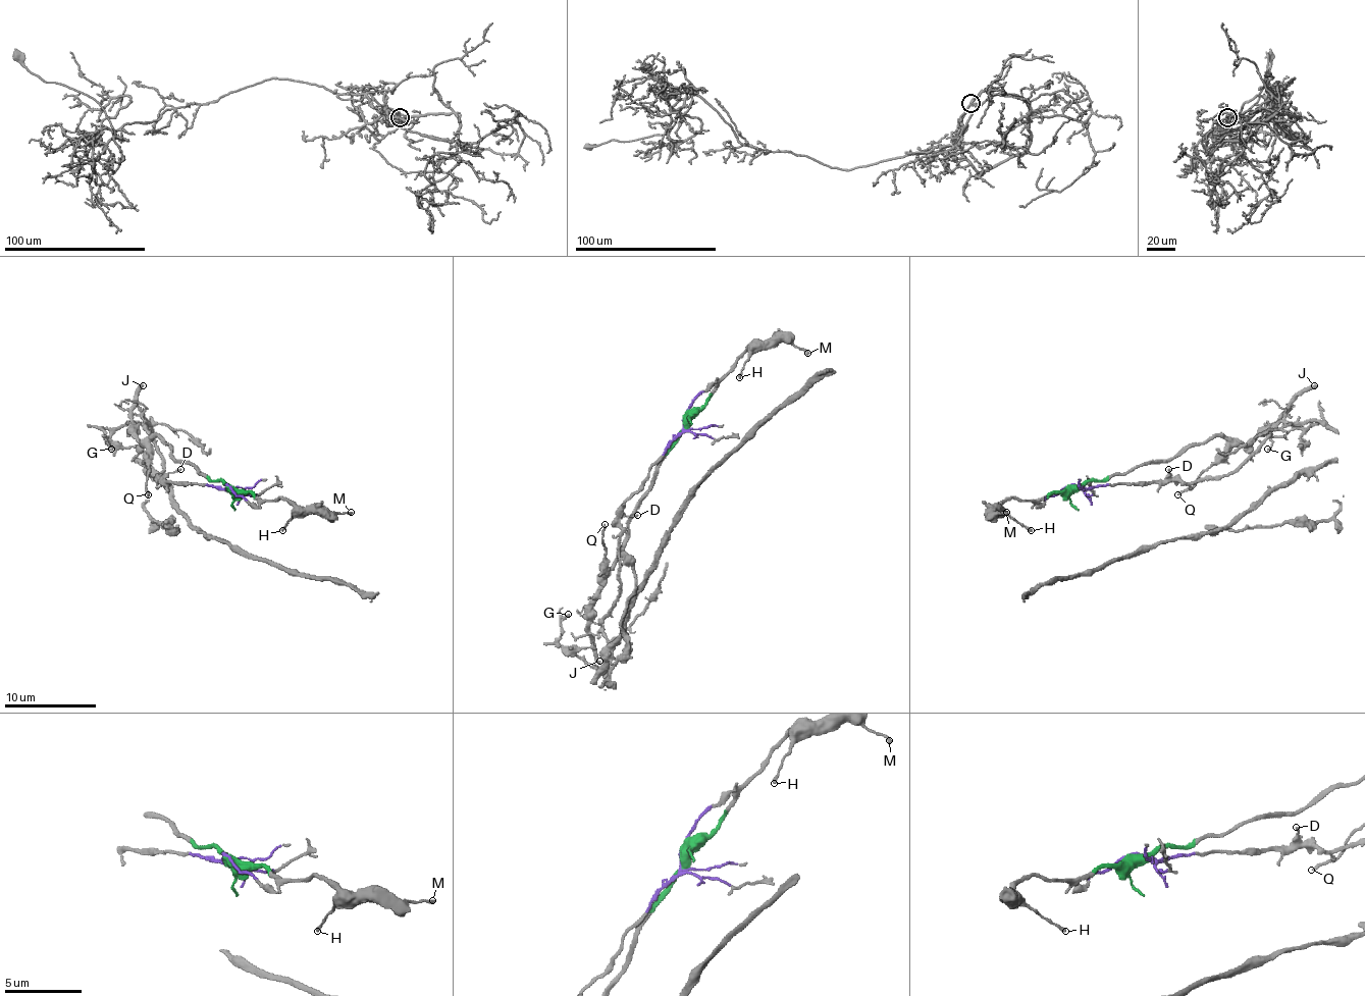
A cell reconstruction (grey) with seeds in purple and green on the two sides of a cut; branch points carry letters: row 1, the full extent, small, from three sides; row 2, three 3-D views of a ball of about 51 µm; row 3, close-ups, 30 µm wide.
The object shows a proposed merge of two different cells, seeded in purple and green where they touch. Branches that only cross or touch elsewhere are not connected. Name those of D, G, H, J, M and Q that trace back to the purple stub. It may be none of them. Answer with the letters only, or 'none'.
D, G

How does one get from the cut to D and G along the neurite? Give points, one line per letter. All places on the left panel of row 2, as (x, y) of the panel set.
D: (228, 485), (168, 483), (164, 478), (179, 469)
G: (228, 485), (164, 483), (164, 458), (146, 428), (148, 421), (102, 428), (111, 449)

